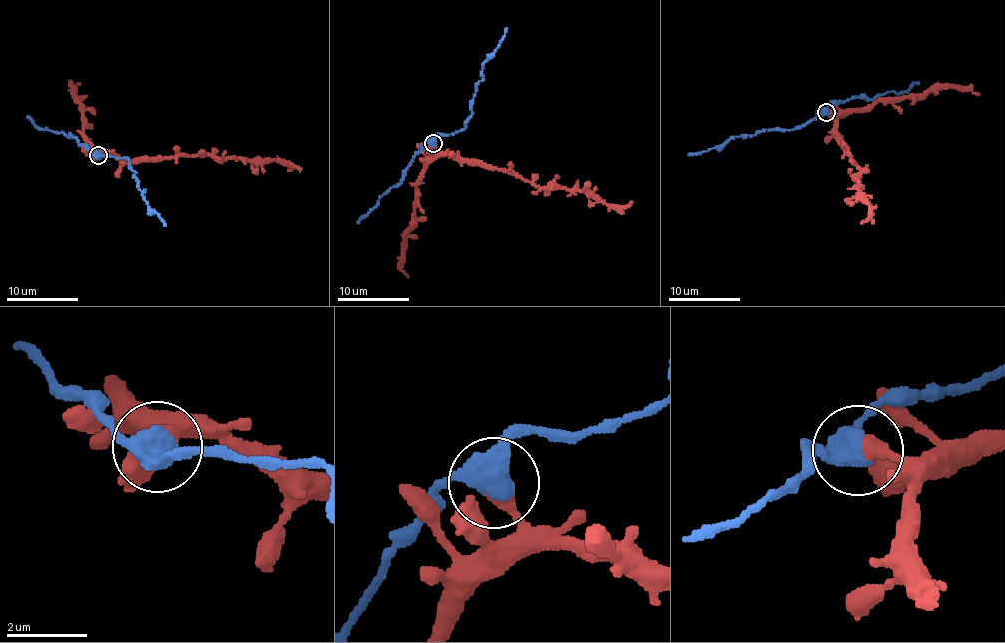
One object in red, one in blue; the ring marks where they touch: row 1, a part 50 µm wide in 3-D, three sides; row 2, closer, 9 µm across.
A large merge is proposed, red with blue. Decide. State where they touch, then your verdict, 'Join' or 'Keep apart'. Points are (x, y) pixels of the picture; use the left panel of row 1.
Place: (98, 155). Keep apart

